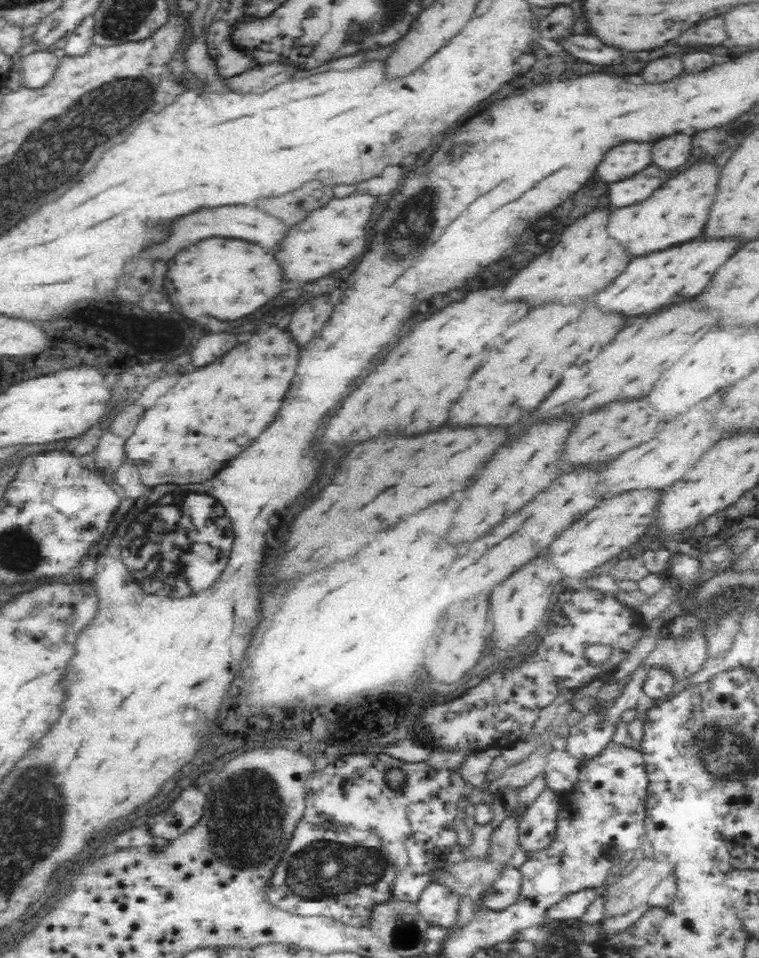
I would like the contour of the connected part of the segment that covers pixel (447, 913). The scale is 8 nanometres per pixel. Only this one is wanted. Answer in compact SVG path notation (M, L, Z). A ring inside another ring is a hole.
M434 881L421 892L414 903L418 913L432 925L449 929L456 924L461 896L446 883Z

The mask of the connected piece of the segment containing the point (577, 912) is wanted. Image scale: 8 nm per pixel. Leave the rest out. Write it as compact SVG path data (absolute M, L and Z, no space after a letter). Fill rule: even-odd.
M588 888L567 894L562 900L547 908L548 918L550 919L590 919L601 912L604 905L600 897L599 888Z

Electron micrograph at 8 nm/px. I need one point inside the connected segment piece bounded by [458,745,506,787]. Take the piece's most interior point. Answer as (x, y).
(474, 769)

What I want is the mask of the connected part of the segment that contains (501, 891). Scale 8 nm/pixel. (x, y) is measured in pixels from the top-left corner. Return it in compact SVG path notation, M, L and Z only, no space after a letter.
M504 865L499 871L494 886L493 900L497 908L503 909L510 904L521 903L523 874L518 867Z

